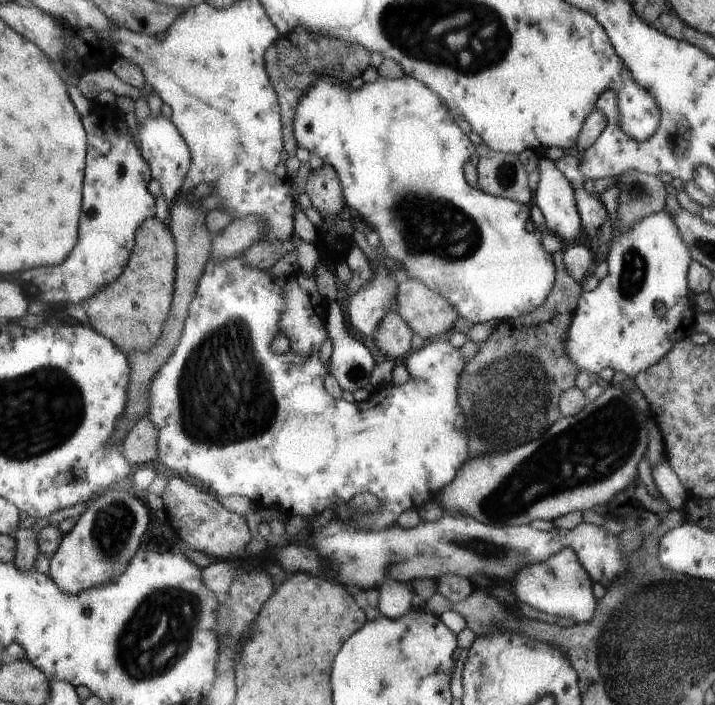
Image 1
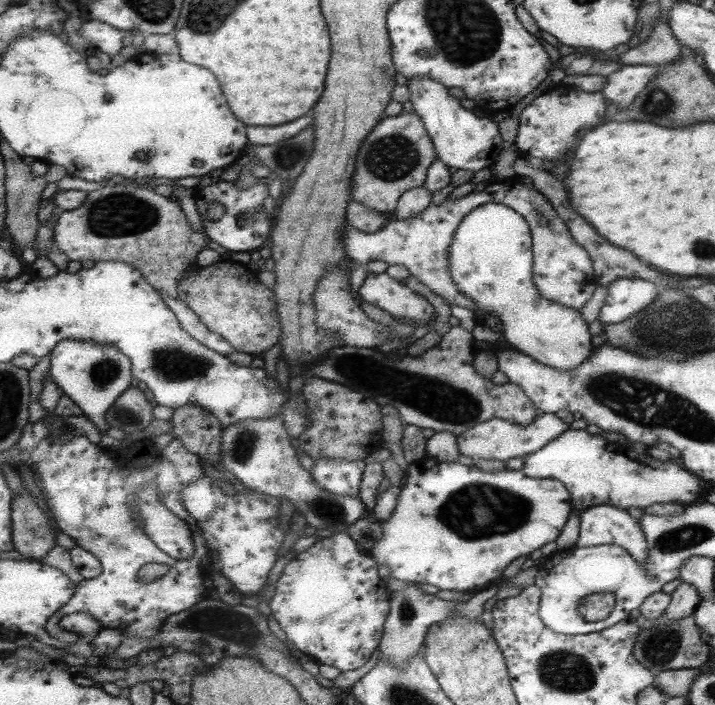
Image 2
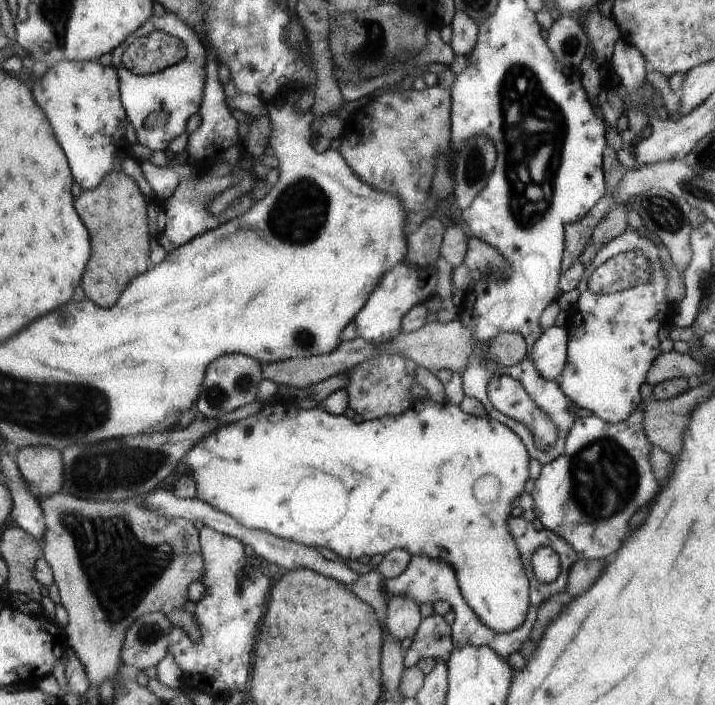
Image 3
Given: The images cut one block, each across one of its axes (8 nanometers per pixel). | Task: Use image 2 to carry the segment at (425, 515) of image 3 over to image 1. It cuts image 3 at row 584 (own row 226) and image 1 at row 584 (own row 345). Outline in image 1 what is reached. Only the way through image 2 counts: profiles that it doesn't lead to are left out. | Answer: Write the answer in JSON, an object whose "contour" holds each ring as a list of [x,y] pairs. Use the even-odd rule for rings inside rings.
{"contour":[[[570,549],[562,550],[550,560],[544,560],[540,564],[522,568],[520,572],[514,574],[510,582],[514,588],[514,596],[518,598],[517,601],[524,602],[544,614],[570,617],[574,620],[574,625],[586,624],[596,612],[597,599],[592,592],[593,580]]]}

